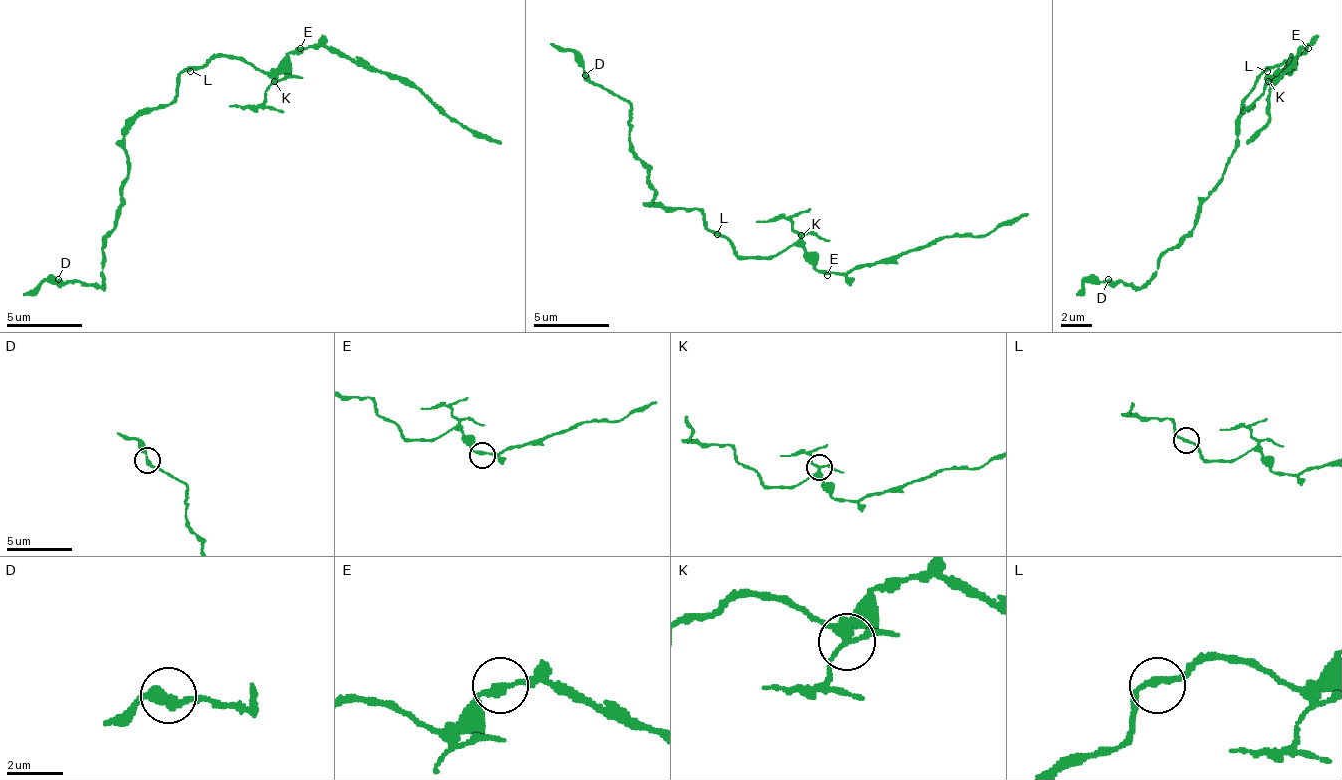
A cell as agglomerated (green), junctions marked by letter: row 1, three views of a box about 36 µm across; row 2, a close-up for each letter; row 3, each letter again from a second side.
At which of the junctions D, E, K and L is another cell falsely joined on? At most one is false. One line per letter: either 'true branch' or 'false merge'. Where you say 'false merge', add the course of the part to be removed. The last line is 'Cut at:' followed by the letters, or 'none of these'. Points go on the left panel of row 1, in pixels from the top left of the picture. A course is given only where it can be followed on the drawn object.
D: true branch
E: true branch
K: false merge | (273, 82), (258, 105), (228, 105)
L: true branch
Cut at: K

